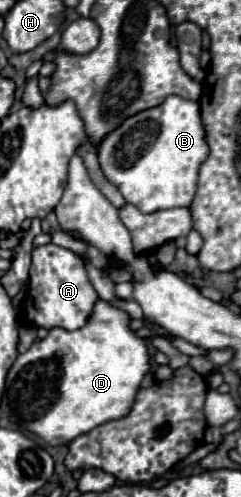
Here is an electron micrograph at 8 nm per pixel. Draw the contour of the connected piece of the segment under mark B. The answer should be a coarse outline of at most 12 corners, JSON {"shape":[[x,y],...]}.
{"shape":[[169,95],[93,147],[141,213],[189,207],[209,155]]}

